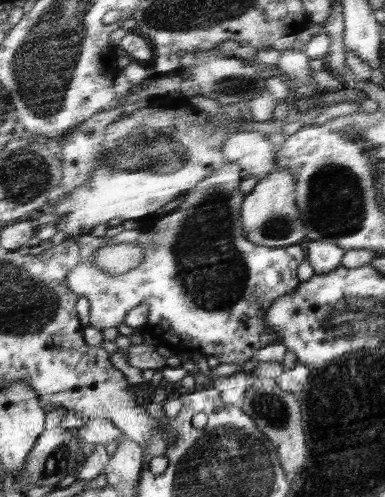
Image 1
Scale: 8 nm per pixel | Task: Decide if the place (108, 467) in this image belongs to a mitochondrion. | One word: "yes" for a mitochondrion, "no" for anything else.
no

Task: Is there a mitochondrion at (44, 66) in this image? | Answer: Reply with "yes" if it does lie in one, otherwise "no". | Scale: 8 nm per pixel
yes

